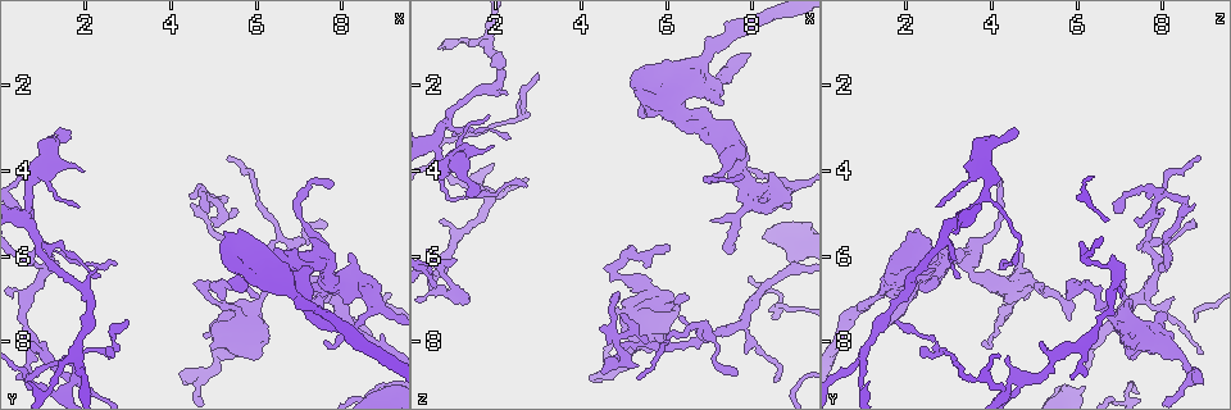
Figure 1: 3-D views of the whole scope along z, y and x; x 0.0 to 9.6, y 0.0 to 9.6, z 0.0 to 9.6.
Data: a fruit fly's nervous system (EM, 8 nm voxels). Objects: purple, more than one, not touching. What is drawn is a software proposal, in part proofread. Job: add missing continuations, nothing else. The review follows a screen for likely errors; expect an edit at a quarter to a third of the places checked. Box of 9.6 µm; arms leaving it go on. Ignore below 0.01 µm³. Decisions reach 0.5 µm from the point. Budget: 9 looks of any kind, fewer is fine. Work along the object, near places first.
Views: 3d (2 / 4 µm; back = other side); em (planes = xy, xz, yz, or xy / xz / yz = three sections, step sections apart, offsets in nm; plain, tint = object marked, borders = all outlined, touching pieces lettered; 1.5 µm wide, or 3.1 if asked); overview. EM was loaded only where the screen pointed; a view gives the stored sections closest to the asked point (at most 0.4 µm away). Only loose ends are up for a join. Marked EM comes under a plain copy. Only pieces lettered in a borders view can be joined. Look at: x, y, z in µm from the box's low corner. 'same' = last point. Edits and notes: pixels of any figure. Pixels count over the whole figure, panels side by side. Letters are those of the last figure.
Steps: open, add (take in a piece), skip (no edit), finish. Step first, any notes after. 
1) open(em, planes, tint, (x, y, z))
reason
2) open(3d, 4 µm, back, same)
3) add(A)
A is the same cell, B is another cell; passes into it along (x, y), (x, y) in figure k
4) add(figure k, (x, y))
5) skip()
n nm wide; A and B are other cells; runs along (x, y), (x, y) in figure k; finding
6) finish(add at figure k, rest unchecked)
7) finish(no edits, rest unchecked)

open(3d, 2 µm, (7.05, 5.90, 3.45))
free end

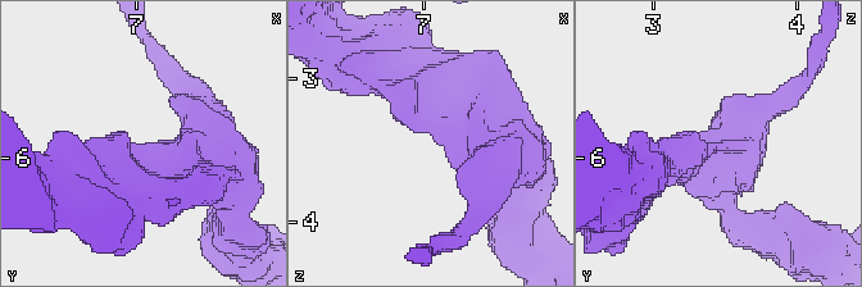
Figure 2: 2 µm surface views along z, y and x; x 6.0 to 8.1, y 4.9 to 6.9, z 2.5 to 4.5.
open(em, planes, borders, (7.06, 5.86, 3.44))
now the EM

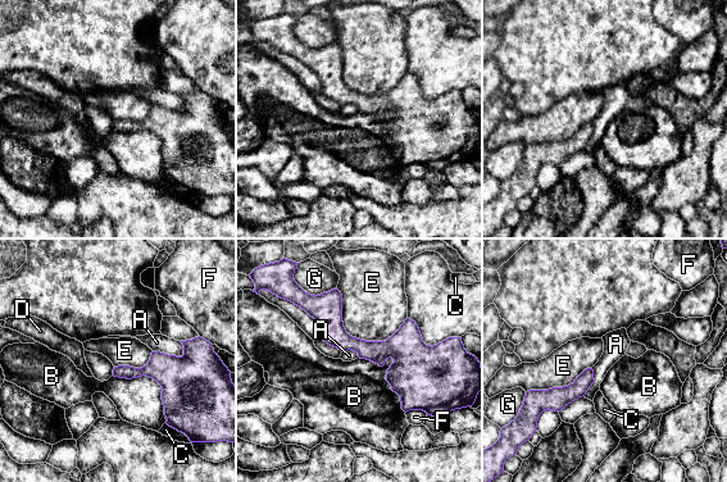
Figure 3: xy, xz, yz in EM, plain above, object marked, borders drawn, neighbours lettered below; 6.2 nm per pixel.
skip()
E touches over 480 nm; A, B, C, D, E, F and G are other cells; border along (336, 289), (353, 336), (407, 318) in figure 3; none of them fits

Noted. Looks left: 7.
open(3d, 2 µm, (6.15, 6.90, 5.75))
end of a long branch

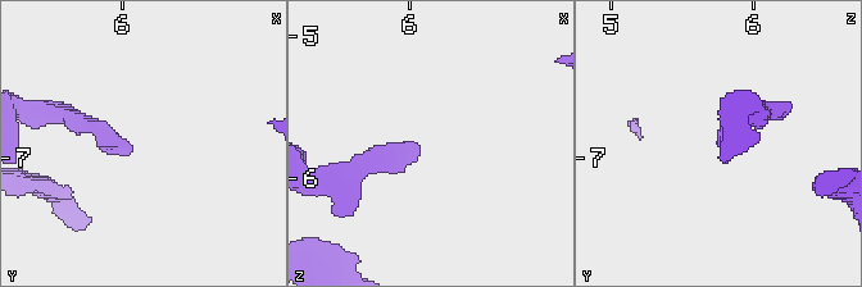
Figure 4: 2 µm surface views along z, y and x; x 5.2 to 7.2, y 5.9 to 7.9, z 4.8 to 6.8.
open(em, planes, borders, (6.06, 6.94, 5.78))

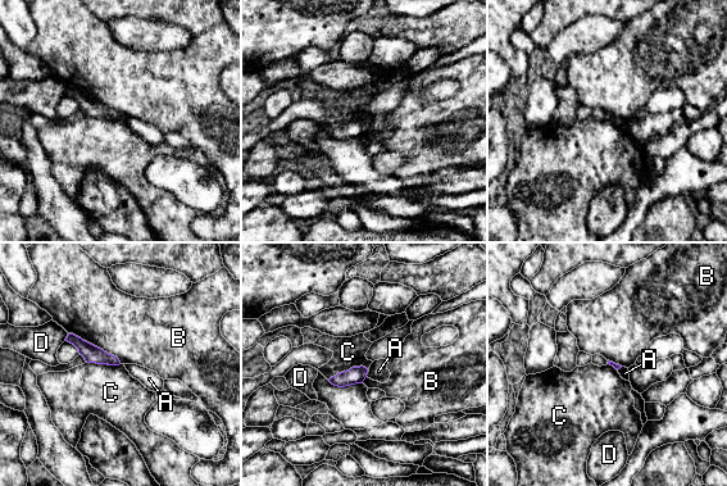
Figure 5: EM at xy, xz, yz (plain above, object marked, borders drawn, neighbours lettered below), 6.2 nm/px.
skip()
A, B, C and D are other cells; border along (367, 368), (350, 367), (328, 380) in figure 5; none of them fits

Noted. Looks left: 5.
open(3d, 4 µm, (7.60, 8.05, 3.75))
thin end

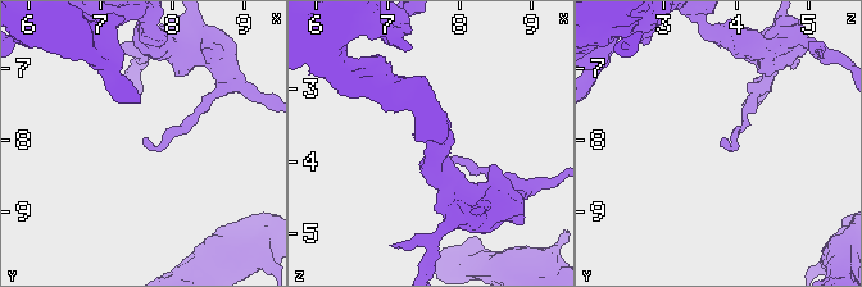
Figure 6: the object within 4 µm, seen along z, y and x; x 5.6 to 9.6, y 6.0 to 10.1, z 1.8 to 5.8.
open(em, planes, borders, (7.65, 8.10, 3.80))
shape alone is not enough

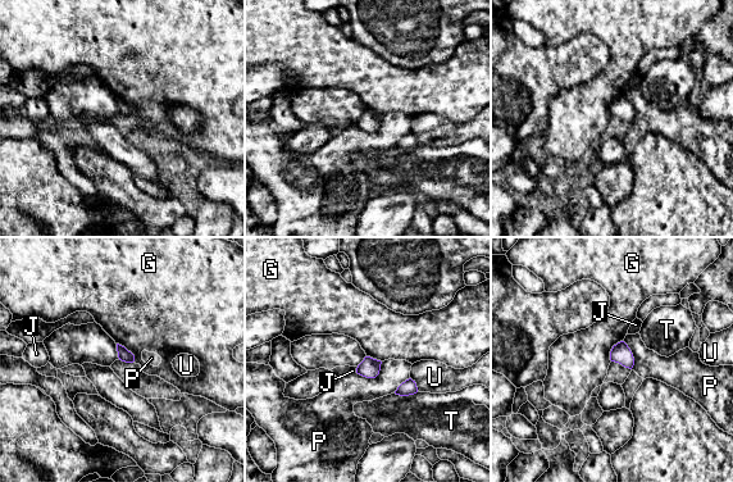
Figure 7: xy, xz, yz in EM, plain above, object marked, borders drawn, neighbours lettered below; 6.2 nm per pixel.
skip()
P touches over 180 nm; G, J, P, T and U are other cells; none of them fits

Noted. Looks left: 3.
open(em, xz, step 8, borders, (1.35, 3.05, 4.55))
free end

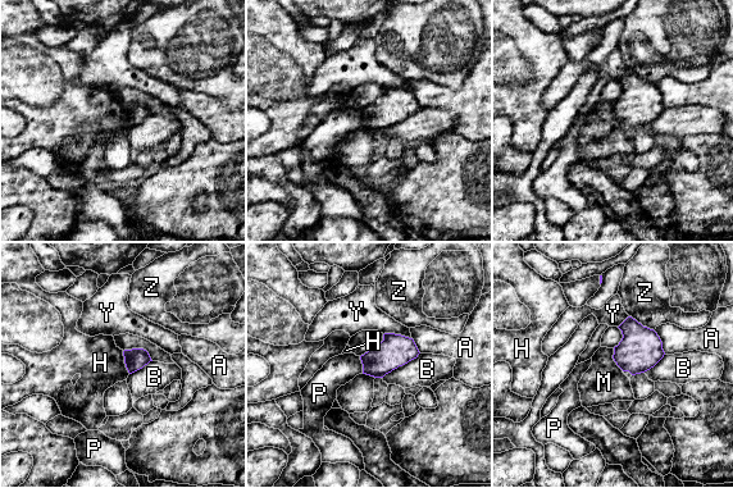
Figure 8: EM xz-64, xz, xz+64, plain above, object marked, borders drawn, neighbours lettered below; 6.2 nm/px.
skip()
140 nm wide; A, B, H, M, P, Y and Z are other cells; border along (122, 351), (124, 366), (130, 373) in figure 8; none of them fits

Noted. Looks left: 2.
finish(no edits, rest unchecked)

